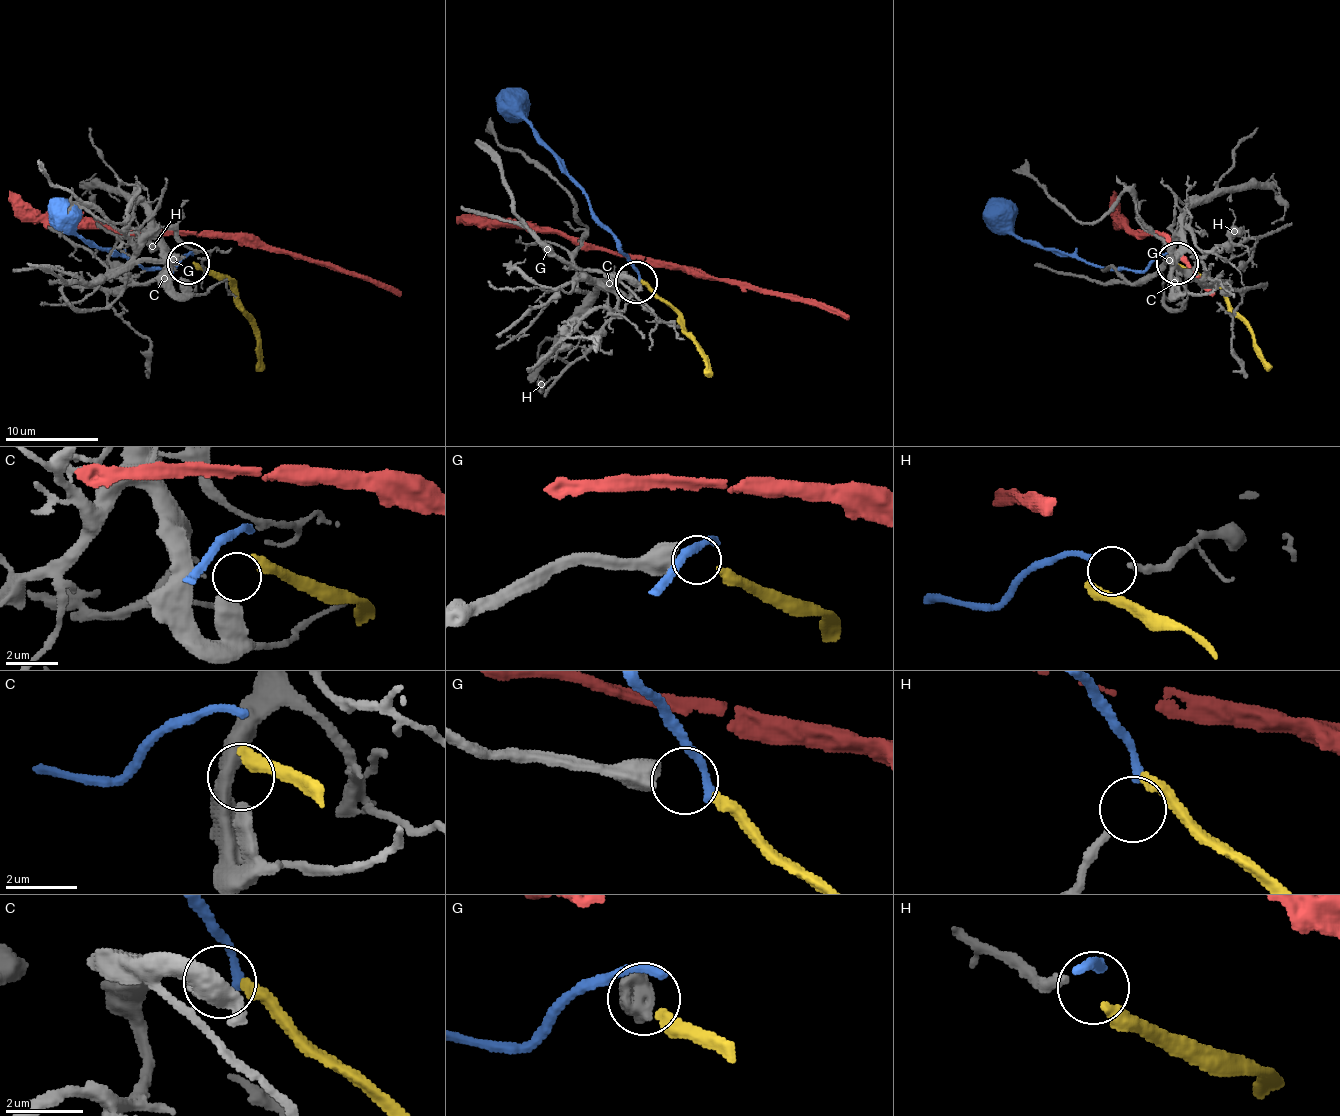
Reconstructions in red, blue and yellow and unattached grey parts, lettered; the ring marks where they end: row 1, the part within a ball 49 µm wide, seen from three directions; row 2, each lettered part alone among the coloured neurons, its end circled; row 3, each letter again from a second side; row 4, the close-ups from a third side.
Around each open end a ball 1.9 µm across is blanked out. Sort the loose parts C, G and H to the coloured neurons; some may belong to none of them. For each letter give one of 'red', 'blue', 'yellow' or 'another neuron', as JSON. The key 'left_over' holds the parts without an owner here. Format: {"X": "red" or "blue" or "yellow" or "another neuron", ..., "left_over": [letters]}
{"C": "another neuron", "G": "yellow", "H": "blue", "left_over": ["C"]}

